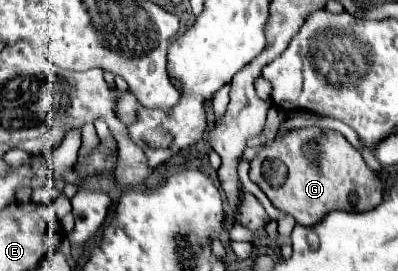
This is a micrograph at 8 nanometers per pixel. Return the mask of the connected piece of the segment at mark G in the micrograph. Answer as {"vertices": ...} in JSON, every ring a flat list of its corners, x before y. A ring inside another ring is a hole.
{"vertices":[[298,128,286,132,276,142,266,144,264,150,254,156,250,180,262,188,262,192,278,210,294,216,294,220,302,226,318,224,332,210,366,212,382,202,382,186,378,176,366,166,362,154,340,132,334,130],[302,140,316,140,316,144,320,144,320,156,316,160,306,158,302,152],[274,160,280,160,288,170,284,184,278,188,270,186,262,174,262,164]]}

